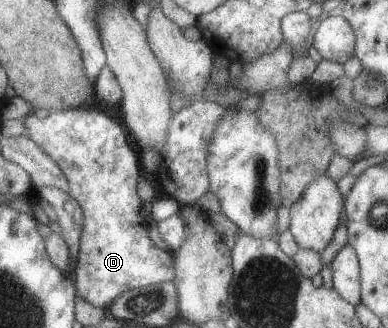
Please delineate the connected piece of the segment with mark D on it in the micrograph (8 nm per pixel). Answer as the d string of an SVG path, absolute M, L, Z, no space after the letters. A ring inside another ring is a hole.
M74 107L67 108L61 111L51 111L49 112L50 116L46 118L38 118L31 111L25 117L22 117L22 124L26 128L26 136L30 137L36 146L46 154L50 156L50 160L54 164L58 165L58 168L62 171L62 174L68 180L68 194L78 202L79 206L82 208L82 216L84 216L84 224L82 224L82 232L80 233L79 238L79 250L75 258L75 268L73 271L74 274L74 285L75 285L75 294L78 294L82 300L86 300L88 304L92 306L100 307L101 309L109 307L111 302L123 292L130 290L132 288L145 287L151 284L161 283L164 281L172 281L174 278L174 265L173 265L173 255L166 248L161 250L156 247L150 238L148 237L148 218L142 214L140 210L140 198L136 193L136 183L144 176L144 172L140 169L140 153L138 150L133 148L132 142L130 141L130 136L128 135L127 129L124 127L124 124L120 126L114 118L110 118L108 114L100 112L100 110L84 110L84 108Z

